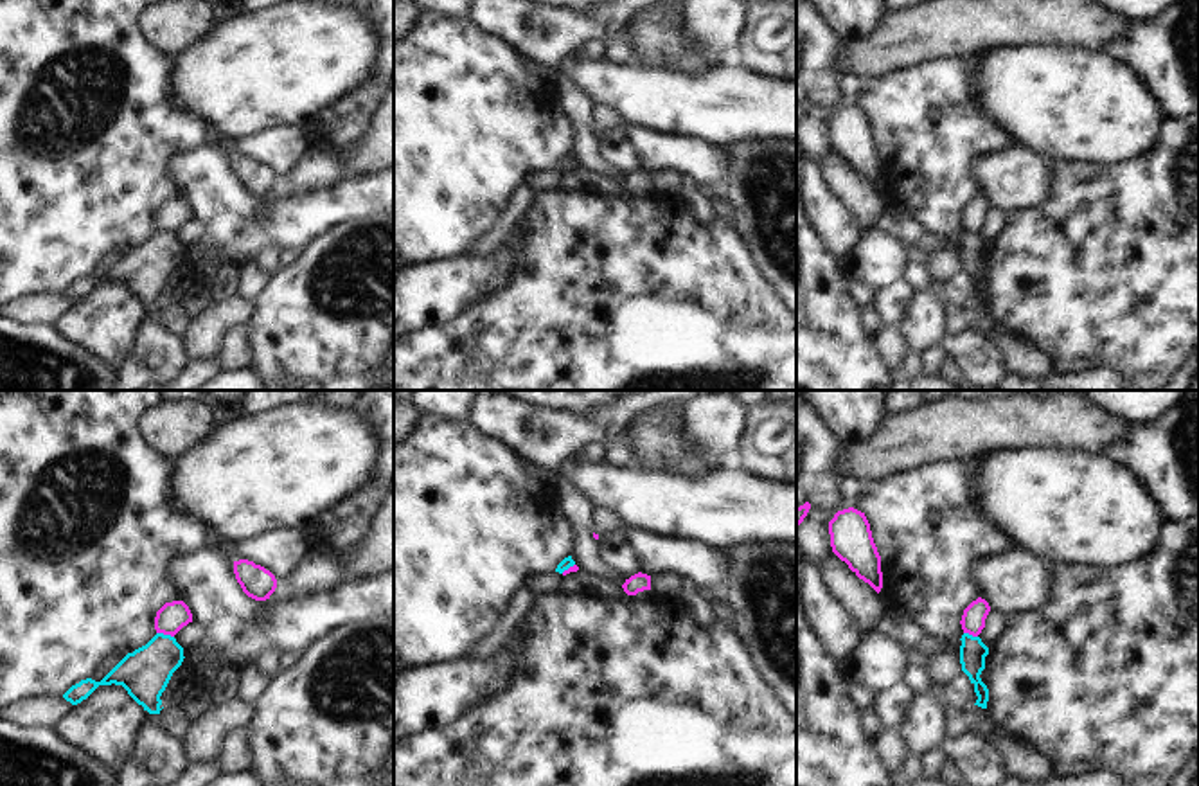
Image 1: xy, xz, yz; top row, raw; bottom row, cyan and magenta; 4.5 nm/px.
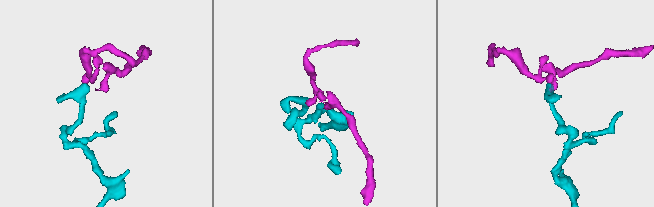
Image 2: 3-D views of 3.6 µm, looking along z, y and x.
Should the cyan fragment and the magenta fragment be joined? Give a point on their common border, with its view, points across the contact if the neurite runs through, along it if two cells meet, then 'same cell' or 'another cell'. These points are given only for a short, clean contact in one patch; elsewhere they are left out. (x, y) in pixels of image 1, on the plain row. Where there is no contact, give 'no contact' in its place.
meets cyan in xy at (166, 232); border along xy (157, 229), (173, 234); another cell

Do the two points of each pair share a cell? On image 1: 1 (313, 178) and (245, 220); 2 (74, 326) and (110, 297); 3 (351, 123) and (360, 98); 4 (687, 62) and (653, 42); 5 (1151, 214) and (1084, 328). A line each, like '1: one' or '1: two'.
1: two
2: one
3: one
4: one
5: one

